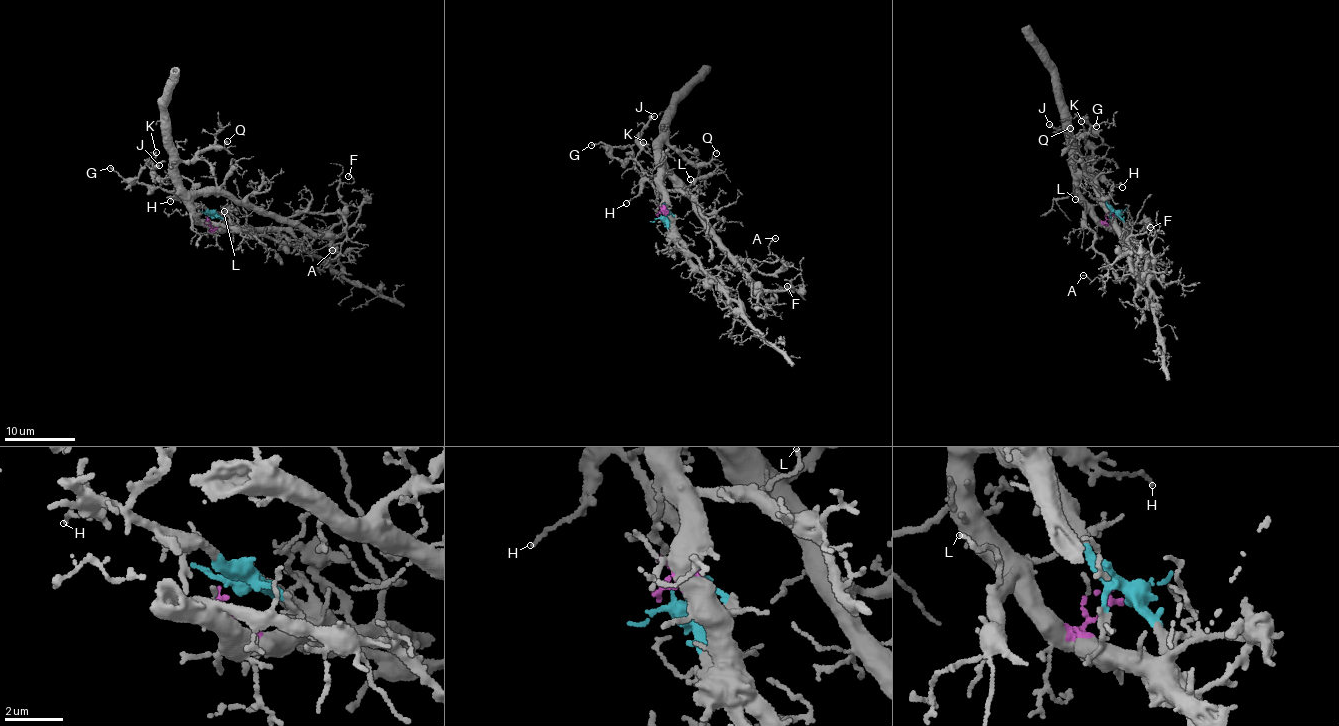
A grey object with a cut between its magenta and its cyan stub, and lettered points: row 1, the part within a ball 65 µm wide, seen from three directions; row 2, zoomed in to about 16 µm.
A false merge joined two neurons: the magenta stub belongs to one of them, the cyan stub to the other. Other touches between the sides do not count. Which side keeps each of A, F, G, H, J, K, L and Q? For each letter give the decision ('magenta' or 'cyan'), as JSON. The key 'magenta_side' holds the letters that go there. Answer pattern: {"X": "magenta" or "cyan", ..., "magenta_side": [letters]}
{"A": "magenta", "F": "magenta", "G": "cyan", "H": "cyan", "J": "cyan", "K": "cyan", "L": "magenta", "Q": "magenta", "magenta_side": ["A", "F", "L", "Q"]}

